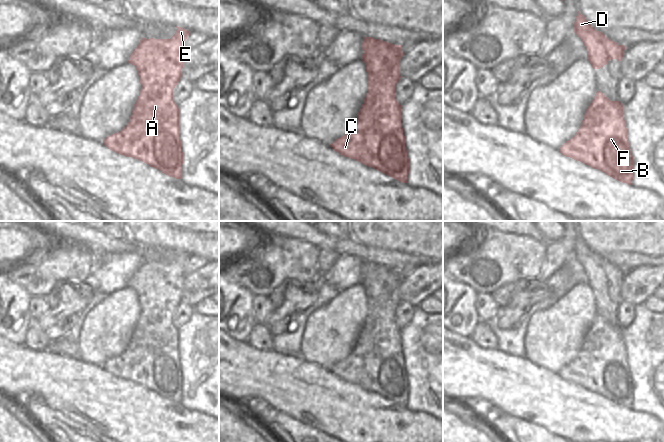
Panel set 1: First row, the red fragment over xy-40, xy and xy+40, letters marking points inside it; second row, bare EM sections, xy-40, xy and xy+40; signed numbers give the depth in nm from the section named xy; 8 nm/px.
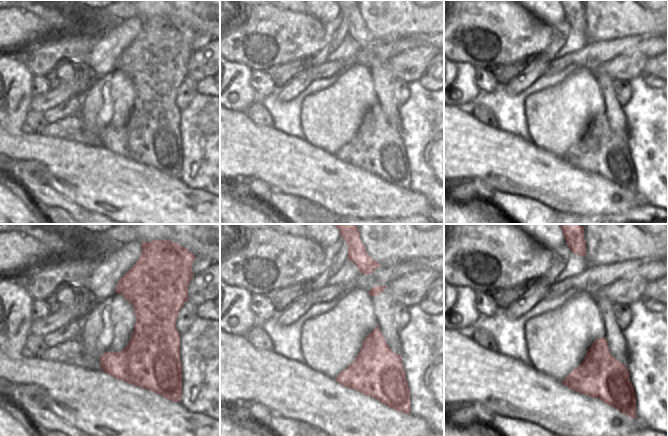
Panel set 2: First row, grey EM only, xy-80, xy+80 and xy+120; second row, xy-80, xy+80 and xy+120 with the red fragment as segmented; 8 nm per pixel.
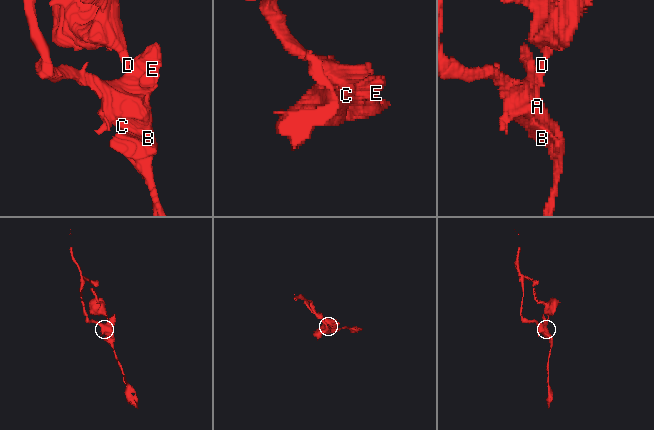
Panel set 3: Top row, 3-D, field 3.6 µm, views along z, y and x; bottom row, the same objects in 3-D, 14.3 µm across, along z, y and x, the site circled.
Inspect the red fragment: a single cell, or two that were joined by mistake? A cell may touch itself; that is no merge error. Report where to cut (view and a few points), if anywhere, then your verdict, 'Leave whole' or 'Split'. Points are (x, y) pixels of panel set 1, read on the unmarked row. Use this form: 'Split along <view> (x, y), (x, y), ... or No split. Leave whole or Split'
Split along xy (398, 288), (385, 291), (379, 296), (372, 296), (366, 291). Split.

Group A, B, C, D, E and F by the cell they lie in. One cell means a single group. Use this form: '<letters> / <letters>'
A B C E F / D

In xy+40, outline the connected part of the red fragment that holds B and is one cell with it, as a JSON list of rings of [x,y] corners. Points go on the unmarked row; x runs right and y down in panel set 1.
[[[597,315],[585,334],[581,350],[568,365],[561,369],[559,376],[566,381],[598,393],[622,407],[631,409],[633,380],[627,364],[623,329],[619,325],[610,325],[603,317]]]

